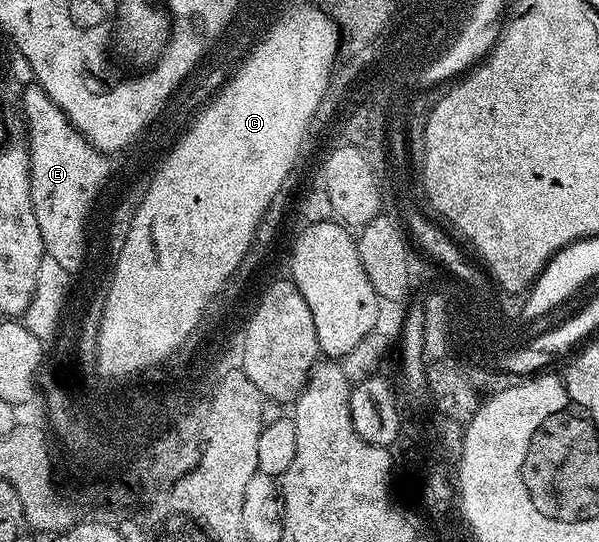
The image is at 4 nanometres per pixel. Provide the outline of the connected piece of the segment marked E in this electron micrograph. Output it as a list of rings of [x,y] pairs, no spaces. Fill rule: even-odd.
[[[37,83],[25,86],[24,93],[38,97],[27,103],[26,115],[30,119],[30,198],[46,248],[45,256],[56,259],[56,263],[62,261],[60,267],[66,265],[66,269],[74,269],[78,257],[82,257],[82,213],[86,213],[86,205],[96,205],[98,192],[103,192],[100,179],[108,179],[107,158],[95,148],[90,153],[92,171],[88,173],[88,169],[82,169],[83,143],[74,141],[79,130],[68,127],[70,120],[58,102],[44,93]]]

